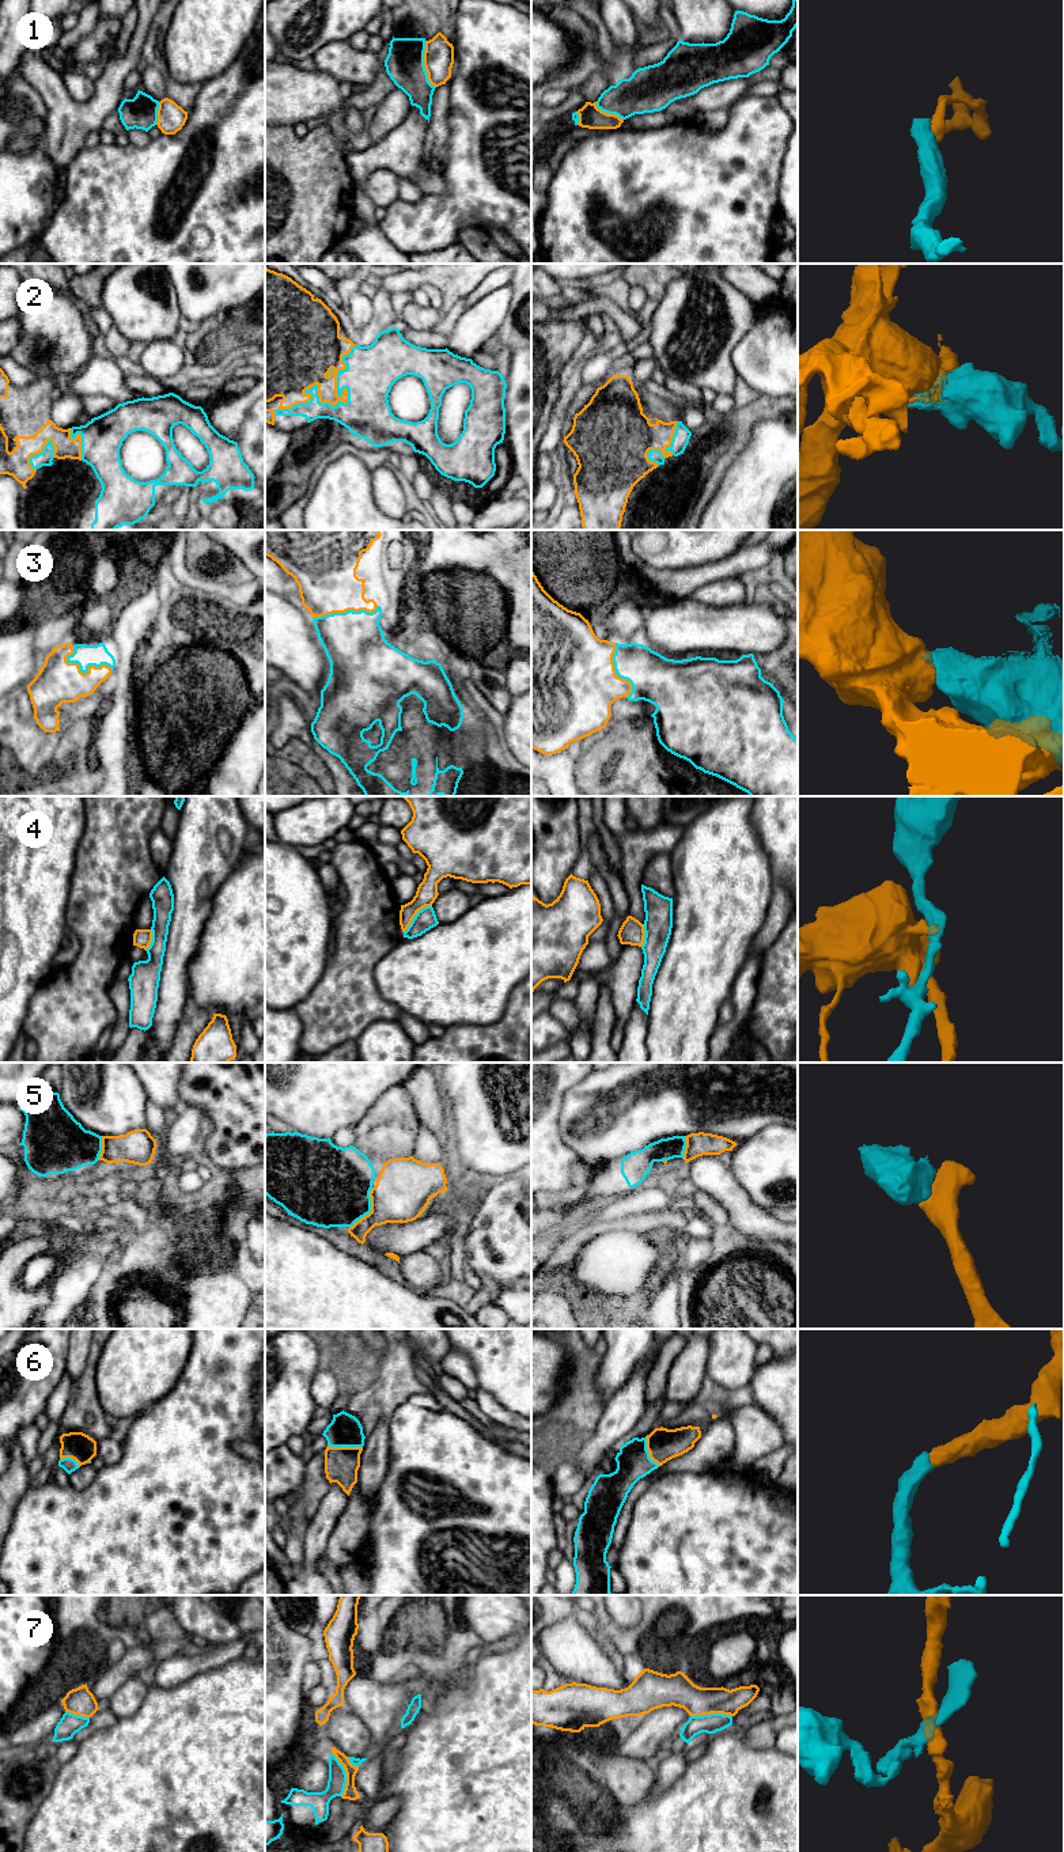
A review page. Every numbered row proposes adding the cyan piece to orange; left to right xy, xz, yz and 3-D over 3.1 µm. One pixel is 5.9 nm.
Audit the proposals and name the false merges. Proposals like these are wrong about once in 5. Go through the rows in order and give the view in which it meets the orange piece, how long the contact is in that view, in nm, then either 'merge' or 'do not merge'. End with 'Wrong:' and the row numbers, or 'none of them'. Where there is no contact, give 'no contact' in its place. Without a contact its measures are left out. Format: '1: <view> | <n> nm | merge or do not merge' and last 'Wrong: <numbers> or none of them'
1: xz | 280 nm | do not merge
2: xz | 650 nm | merge
3: xy | 280 nm | merge
4: xz | 240 nm | do not merge
5: xz | 280 nm | merge
6: xz | 200 nm | merge
7: xz | 280 nm | do not merge
Wrong: 1, 4, 7

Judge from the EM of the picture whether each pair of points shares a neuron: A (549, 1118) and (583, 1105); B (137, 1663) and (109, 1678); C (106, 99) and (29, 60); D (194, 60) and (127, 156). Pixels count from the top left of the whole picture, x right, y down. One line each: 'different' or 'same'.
A: different
B: same
C: same
D: different

